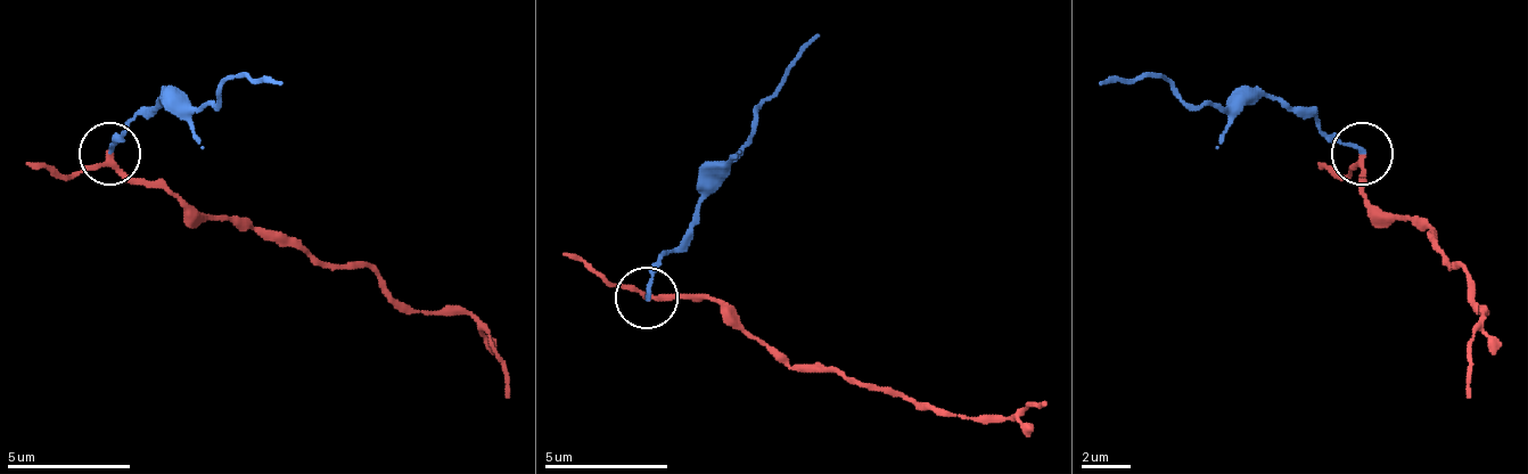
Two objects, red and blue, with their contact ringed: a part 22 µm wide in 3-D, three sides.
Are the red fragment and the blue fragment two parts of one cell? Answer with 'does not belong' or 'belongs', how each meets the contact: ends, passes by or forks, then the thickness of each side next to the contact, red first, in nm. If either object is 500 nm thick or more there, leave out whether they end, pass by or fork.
does not belong; red passes by; blue ends; calibres 200 and 140 nm

